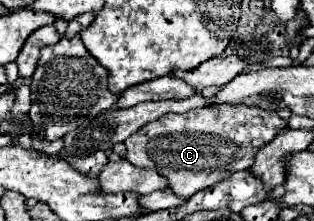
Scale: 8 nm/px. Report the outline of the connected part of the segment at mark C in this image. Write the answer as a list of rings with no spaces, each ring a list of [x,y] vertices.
[[[210,104],[188,114],[164,114],[164,118],[148,122],[126,140],[126,158],[138,168],[158,170],[176,196],[190,198],[236,170],[248,170],[258,150],[284,128],[288,128],[286,120],[258,106]]]

